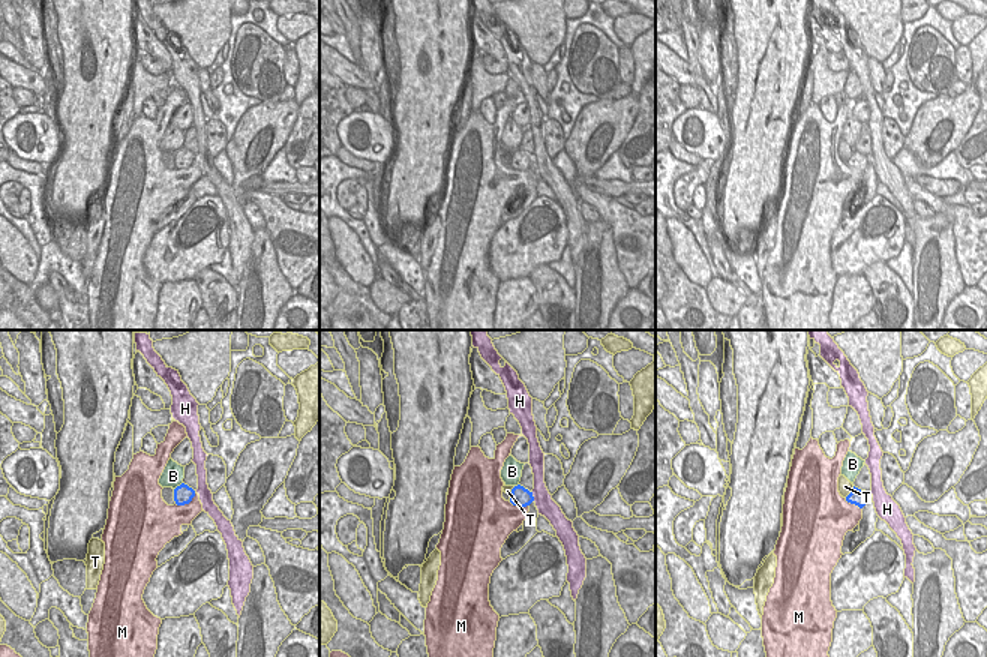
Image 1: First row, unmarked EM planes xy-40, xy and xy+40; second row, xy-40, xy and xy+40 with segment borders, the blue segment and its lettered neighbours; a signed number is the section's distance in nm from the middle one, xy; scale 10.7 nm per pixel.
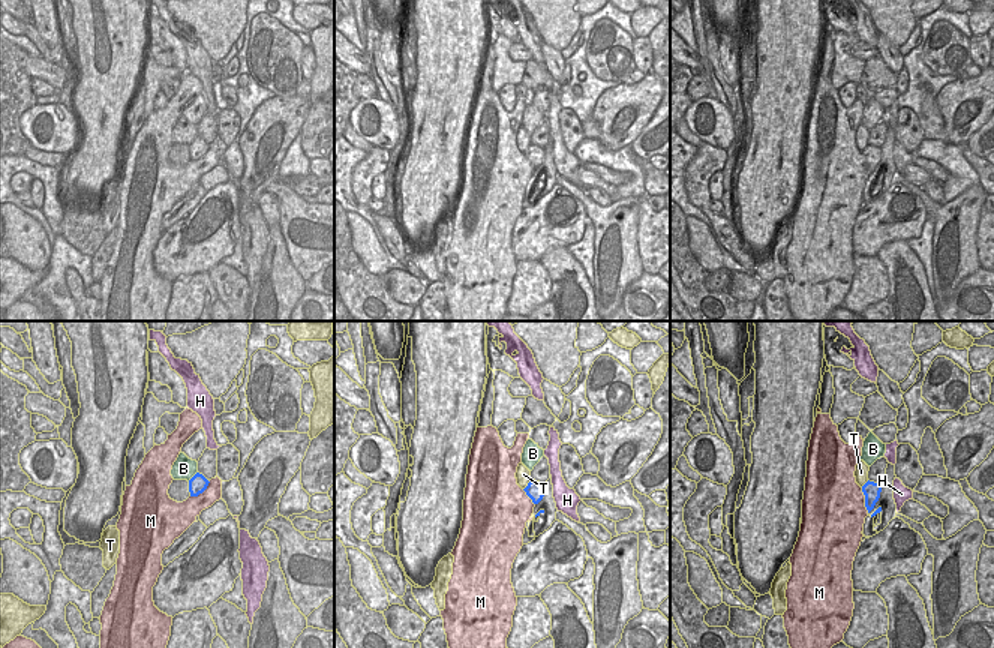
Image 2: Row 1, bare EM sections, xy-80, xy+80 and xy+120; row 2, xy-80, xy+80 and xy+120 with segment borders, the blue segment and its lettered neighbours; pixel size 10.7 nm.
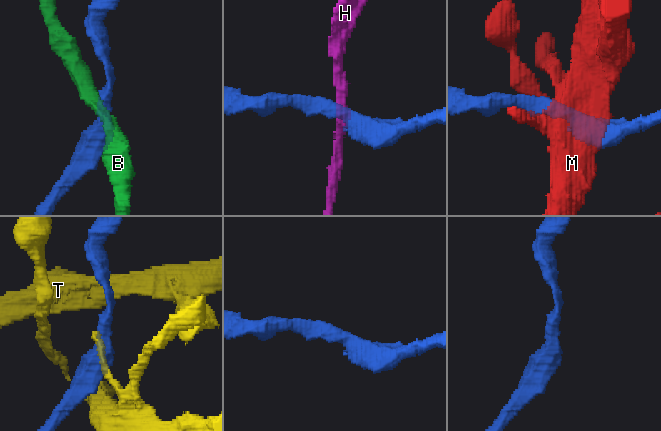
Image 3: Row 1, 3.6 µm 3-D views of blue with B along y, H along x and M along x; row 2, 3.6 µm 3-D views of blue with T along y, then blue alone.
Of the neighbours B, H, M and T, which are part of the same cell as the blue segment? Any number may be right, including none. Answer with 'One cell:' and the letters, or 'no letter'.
One cell: no letter

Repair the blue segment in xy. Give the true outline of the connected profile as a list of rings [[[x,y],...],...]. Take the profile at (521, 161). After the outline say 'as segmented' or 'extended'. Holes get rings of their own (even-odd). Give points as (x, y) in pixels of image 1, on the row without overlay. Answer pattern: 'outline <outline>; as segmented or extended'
outline [[[518,148],[512,153],[510,166],[513,170],[526,171],[534,165],[532,156]]]; as segmented

